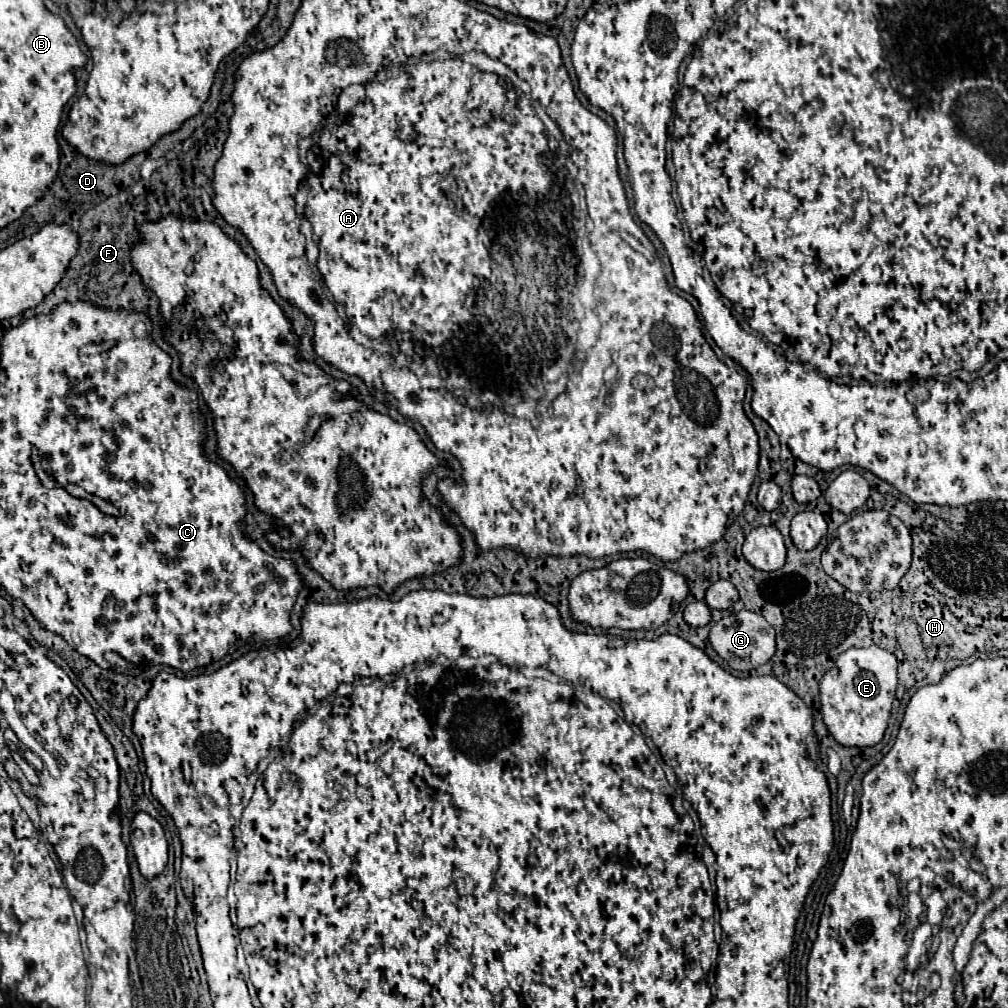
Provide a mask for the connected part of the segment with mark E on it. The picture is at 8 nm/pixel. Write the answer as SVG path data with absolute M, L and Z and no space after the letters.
M881 647L847 649L819 681L821 713L829 735L845 747L873 747L883 739L897 689L897 659Z

